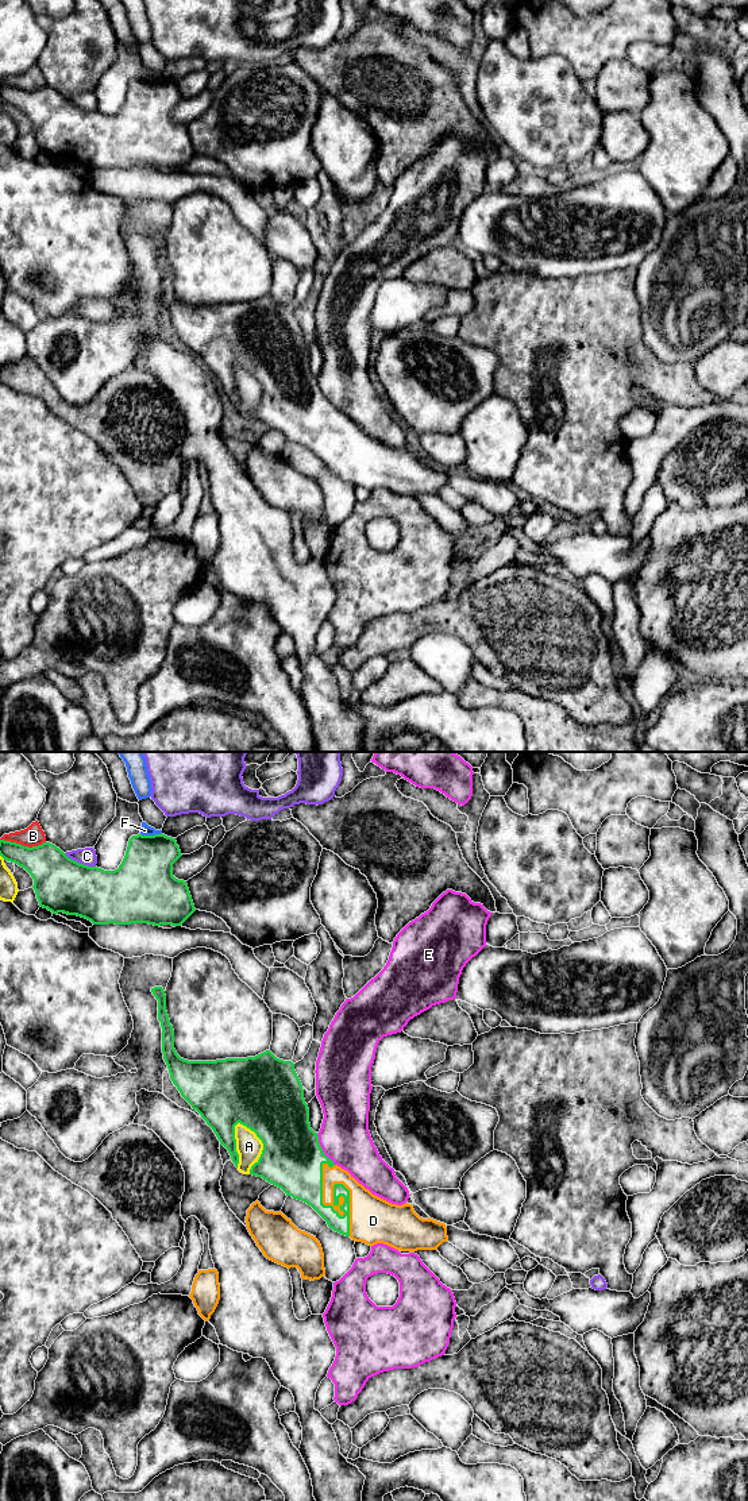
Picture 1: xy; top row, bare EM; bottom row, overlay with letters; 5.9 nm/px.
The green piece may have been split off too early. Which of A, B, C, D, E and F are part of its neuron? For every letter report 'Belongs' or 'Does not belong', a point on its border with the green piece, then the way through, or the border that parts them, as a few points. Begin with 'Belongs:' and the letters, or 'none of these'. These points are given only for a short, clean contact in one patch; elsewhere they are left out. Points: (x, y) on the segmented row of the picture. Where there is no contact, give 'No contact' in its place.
Belongs: D
A: Does not belong. Touches green at xy (263, 1145)
B: Does not belong. Touches green at xy (22, 845)
C: Does not belong. Touches green at xy (78, 863)
D: Belongs. Touches green at xy (334, 1189)
E: Does not belong. Touches green at xy (322, 1149)
F: Does not belong. Touches green at xy (150, 836)

